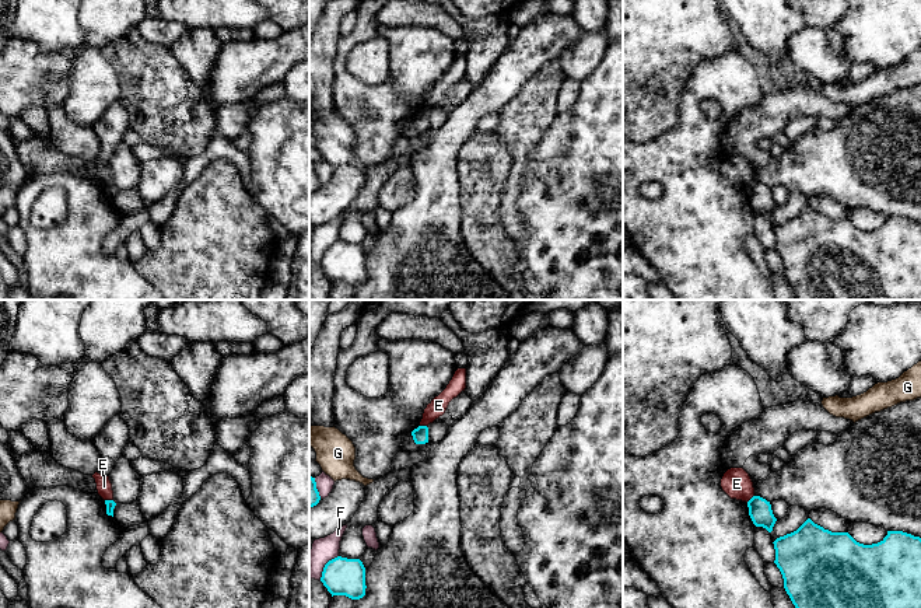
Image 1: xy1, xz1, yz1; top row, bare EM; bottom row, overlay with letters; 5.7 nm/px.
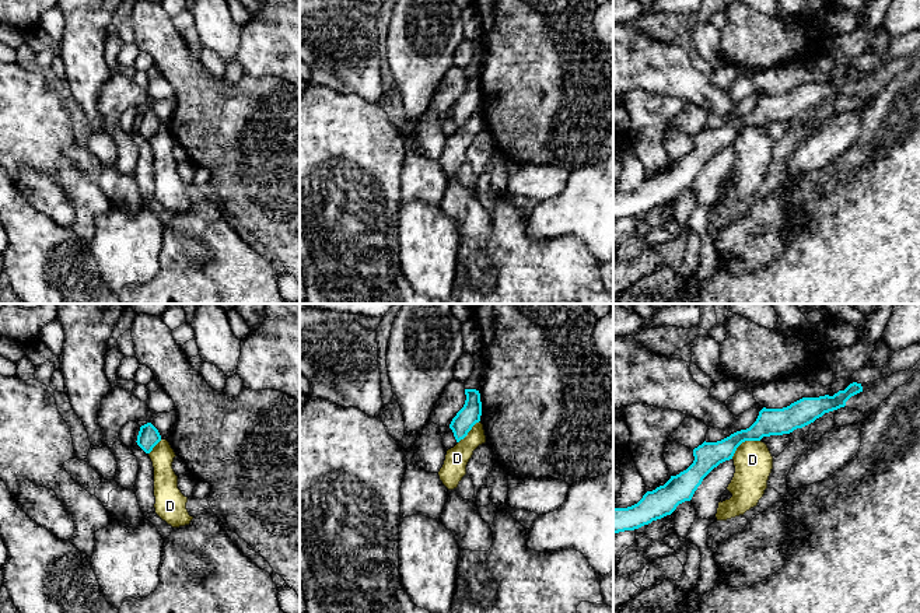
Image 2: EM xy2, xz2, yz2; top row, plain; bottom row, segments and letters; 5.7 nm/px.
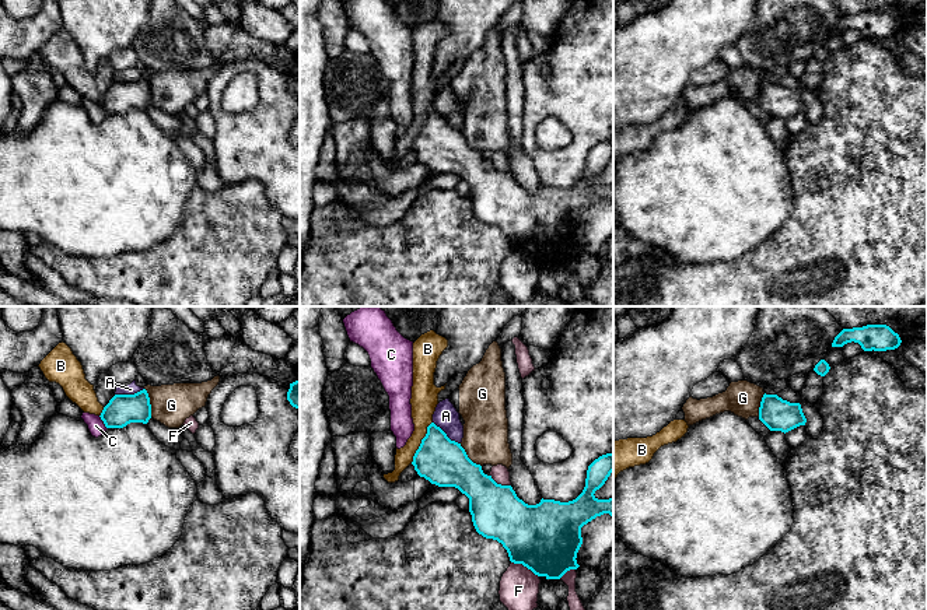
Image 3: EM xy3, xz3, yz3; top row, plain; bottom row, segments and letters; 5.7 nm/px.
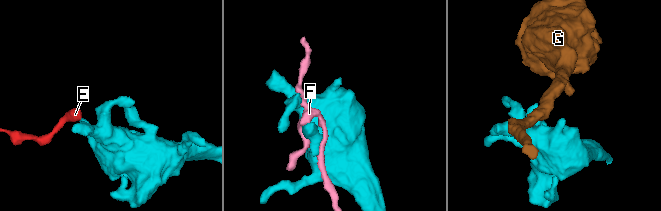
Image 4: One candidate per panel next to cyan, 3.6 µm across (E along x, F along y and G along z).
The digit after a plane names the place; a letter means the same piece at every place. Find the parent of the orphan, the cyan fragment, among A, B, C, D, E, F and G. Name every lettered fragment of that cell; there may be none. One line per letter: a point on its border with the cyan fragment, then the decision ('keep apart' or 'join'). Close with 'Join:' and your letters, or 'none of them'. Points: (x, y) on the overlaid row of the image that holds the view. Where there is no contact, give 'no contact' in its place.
A: xy3 (129, 395) | keep apart
B: xz3 (422, 442) | keep apart
C: xy3 (104, 423) | join
D: yz2 (742, 441) | keep apart
E: xy1 (109, 500) | keep apart
F: xz3 (525, 565) | keep apart
G: xy3 (149, 402) | keep apart
Join: C

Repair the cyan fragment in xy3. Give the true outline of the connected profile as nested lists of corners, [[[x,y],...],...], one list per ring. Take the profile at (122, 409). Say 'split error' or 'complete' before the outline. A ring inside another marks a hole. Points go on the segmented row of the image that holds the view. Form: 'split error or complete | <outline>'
split error | [[[146,389],[134,395],[115,395],[99,416],[83,413],[92,437],[101,437],[108,428],[123,428],[130,423],[147,424],[151,404]]]

